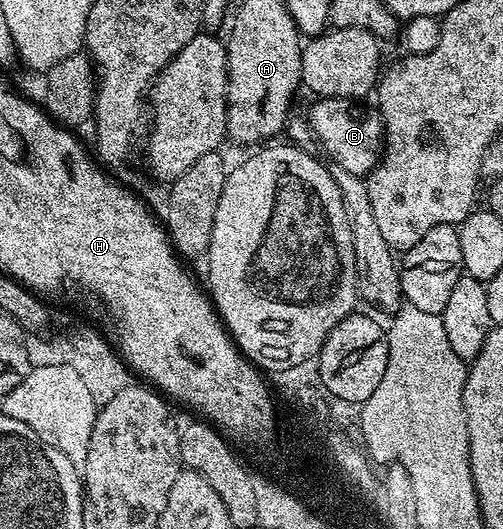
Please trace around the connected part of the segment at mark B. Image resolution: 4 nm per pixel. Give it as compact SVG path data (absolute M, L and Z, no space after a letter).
M321 97L313 102L306 120L315 144L328 152L327 160L332 165L341 165L350 175L367 178L382 156L384 123L379 112L359 109L356 106L359 104L350 97Z

